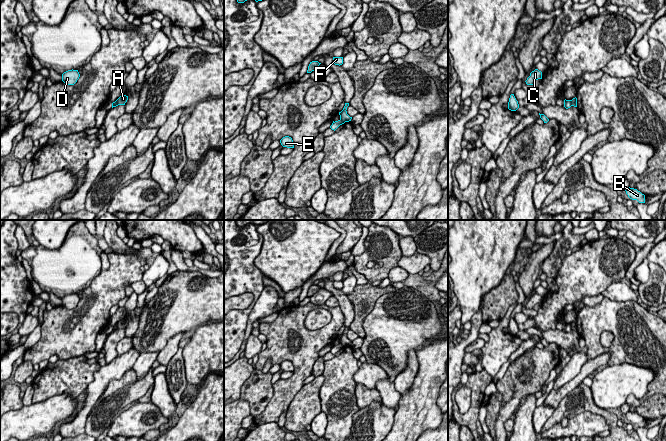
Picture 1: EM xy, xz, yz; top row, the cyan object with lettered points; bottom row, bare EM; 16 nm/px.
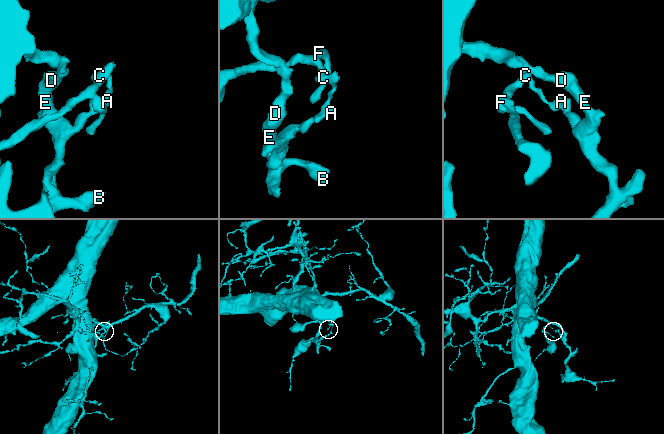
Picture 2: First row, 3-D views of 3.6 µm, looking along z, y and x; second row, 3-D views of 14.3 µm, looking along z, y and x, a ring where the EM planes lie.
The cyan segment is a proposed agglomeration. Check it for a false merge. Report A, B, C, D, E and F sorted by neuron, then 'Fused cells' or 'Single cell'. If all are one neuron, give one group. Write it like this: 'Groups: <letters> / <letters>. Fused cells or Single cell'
Groups: A C F / B D E. Fused cells

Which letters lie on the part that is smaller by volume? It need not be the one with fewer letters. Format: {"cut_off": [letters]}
{"cut_off": ["A", "C", "F"]}

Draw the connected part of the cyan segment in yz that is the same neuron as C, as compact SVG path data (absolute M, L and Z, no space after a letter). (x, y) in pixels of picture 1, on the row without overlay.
M535 293L530 297L530 300L525 305L527 309L533 309L534 306L538 303L542 303L542 296L538 293Z

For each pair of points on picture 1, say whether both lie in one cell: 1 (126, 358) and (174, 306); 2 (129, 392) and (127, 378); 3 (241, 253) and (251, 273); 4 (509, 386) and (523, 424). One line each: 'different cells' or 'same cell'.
1: different cells
2: different cells
3: same cell
4: different cells

